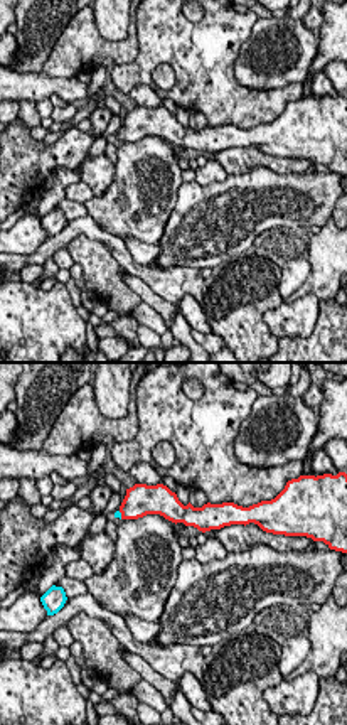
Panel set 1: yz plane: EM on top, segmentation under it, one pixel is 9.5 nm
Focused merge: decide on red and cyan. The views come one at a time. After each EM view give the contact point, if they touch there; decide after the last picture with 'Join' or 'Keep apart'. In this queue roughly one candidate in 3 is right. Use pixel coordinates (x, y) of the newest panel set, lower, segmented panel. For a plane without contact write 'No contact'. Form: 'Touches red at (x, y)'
Touches red at (122, 515)

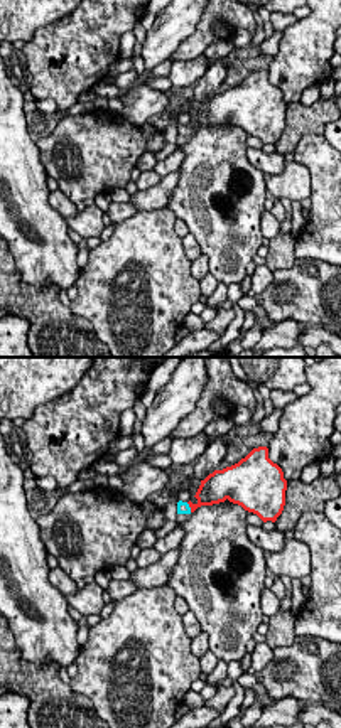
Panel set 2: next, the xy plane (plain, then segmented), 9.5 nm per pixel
Touches red at (189, 506)

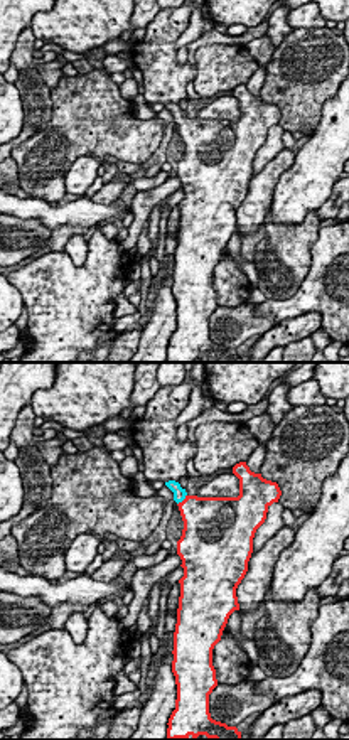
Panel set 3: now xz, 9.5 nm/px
Touches red at (184, 499)

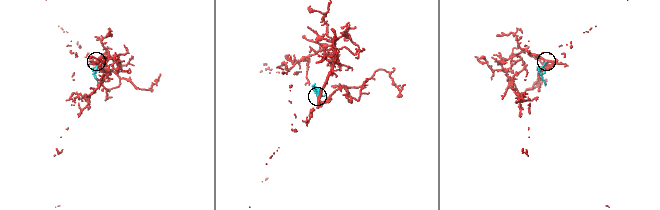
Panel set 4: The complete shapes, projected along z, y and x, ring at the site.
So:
Join

